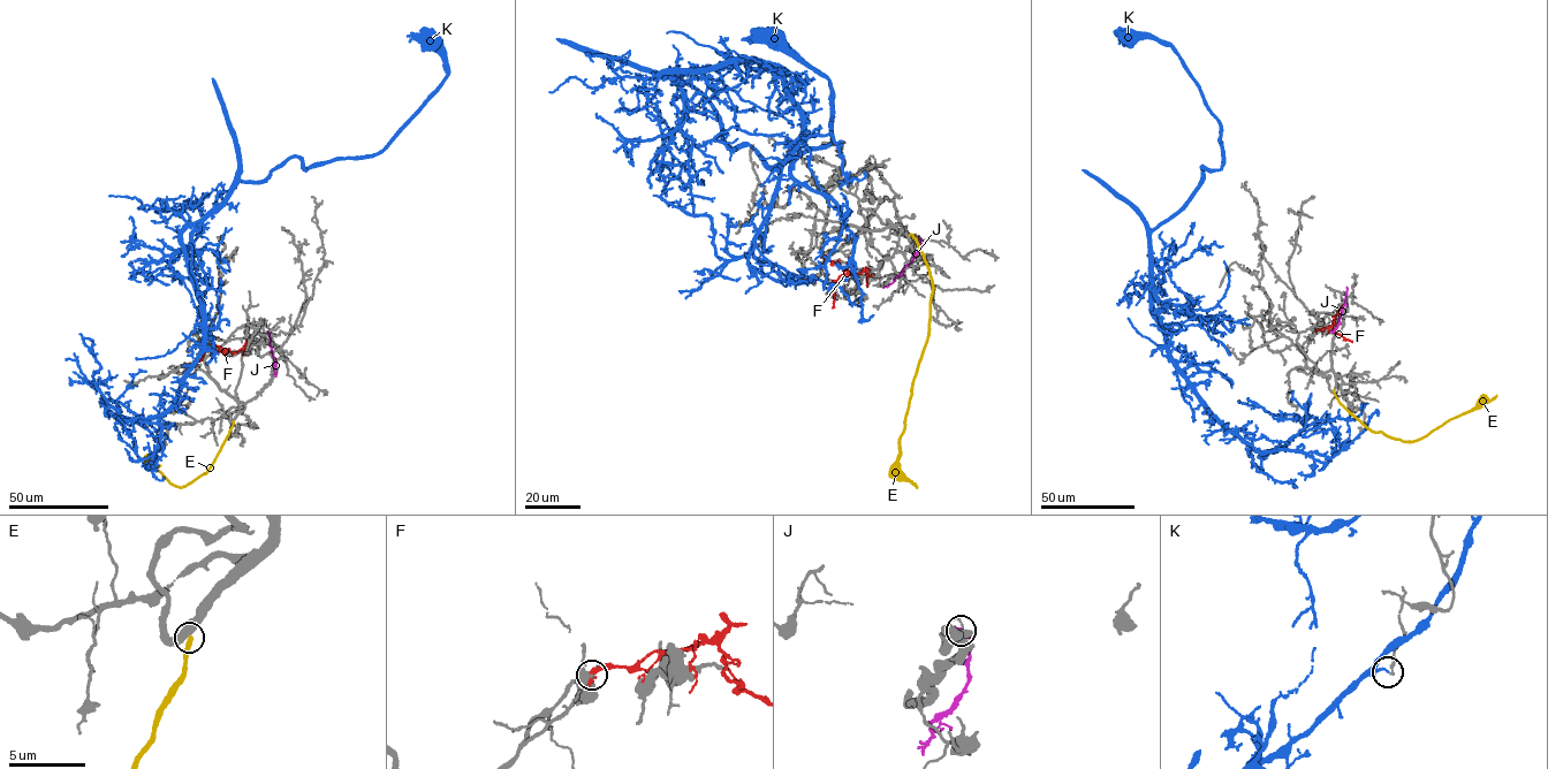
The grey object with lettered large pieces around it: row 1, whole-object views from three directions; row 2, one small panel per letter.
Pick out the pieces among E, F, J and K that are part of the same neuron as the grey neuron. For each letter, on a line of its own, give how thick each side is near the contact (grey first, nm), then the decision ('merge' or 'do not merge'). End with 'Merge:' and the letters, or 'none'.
E: 440/320 nm | merge
F: 500/320 nm | do not merge
J: 120/180 nm | do not merge
K: 150/140 nm | do not merge
Merge: E

